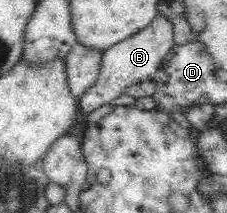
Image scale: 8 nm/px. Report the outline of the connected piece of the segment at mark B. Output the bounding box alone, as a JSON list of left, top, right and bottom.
[77,16,175,115]

